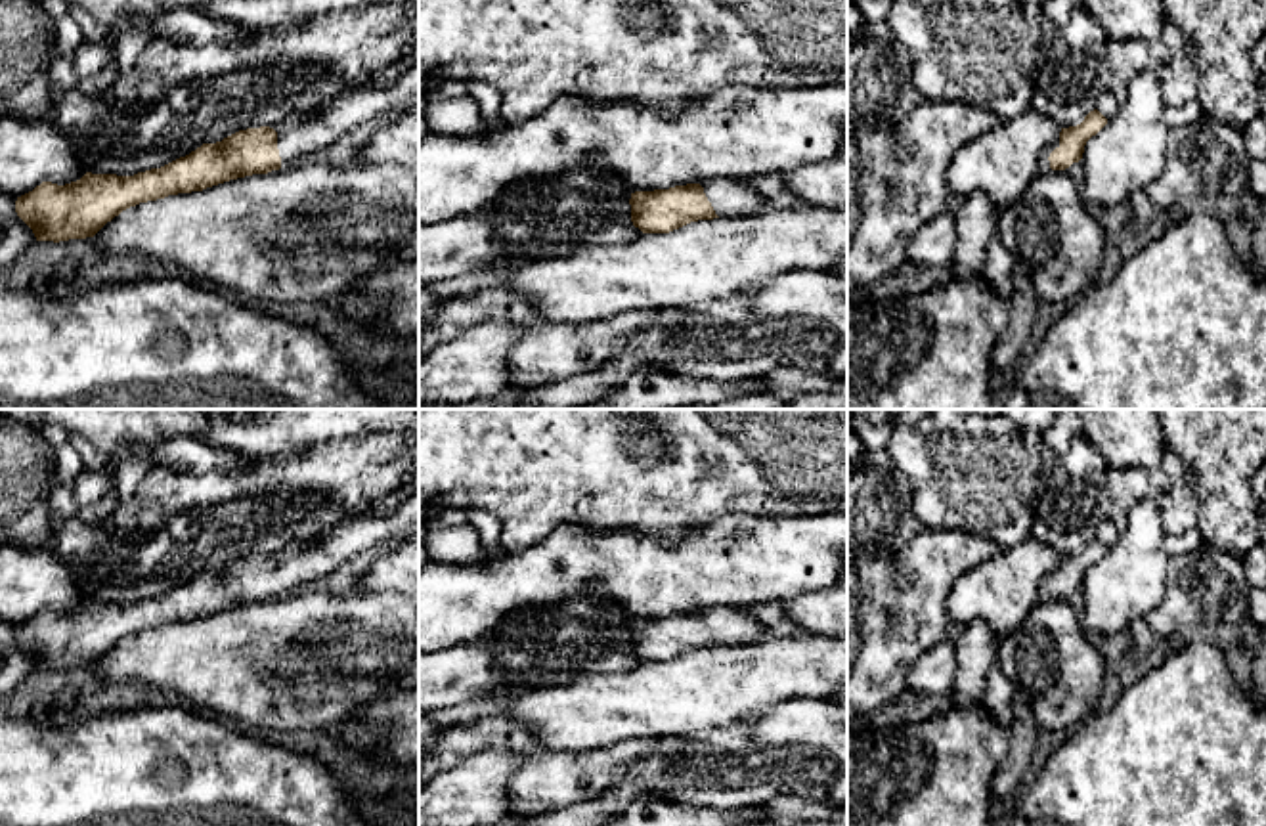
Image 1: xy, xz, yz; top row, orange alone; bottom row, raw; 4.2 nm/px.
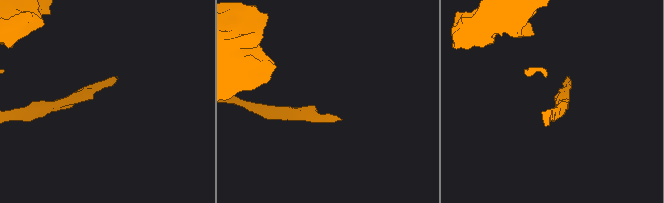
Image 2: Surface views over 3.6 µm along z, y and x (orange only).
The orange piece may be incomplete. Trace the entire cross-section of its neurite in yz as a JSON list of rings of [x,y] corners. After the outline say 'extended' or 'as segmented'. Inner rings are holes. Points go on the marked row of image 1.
[[[1090,111],[1077,126],[1061,128],[1059,136],[1048,143],[1040,153],[1040,172],[1065,170],[1079,163],[1086,141],[1096,136],[1107,119],[1098,111]]]; extended

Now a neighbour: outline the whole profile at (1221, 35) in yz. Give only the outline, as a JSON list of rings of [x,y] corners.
[[[1161,0],[1197,69],[1205,117],[1243,134],[1258,115],[1255,50],[1266,31],[1266,0]]]

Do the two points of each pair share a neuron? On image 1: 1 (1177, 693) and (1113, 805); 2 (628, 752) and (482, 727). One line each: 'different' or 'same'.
1: same
2: same

